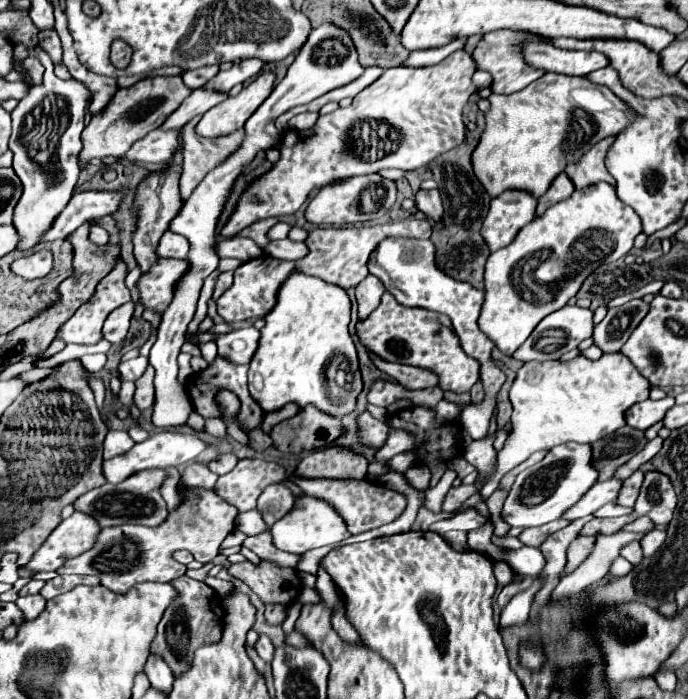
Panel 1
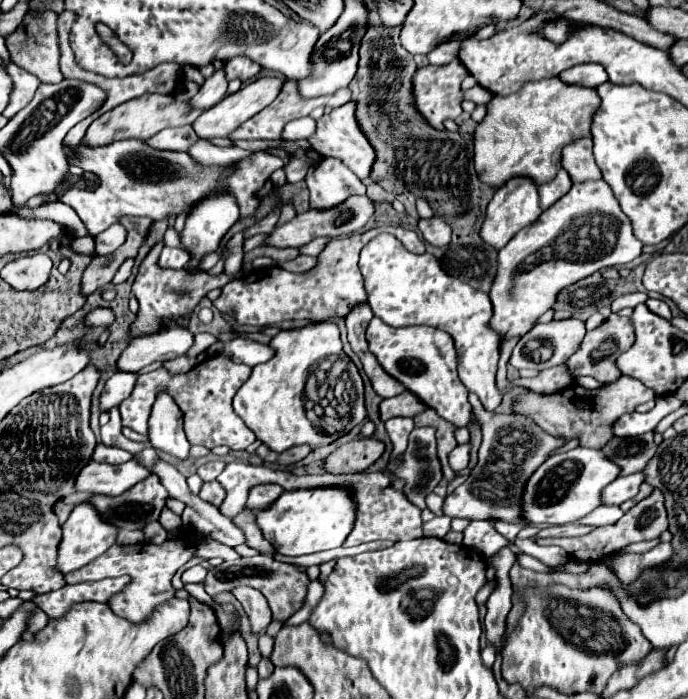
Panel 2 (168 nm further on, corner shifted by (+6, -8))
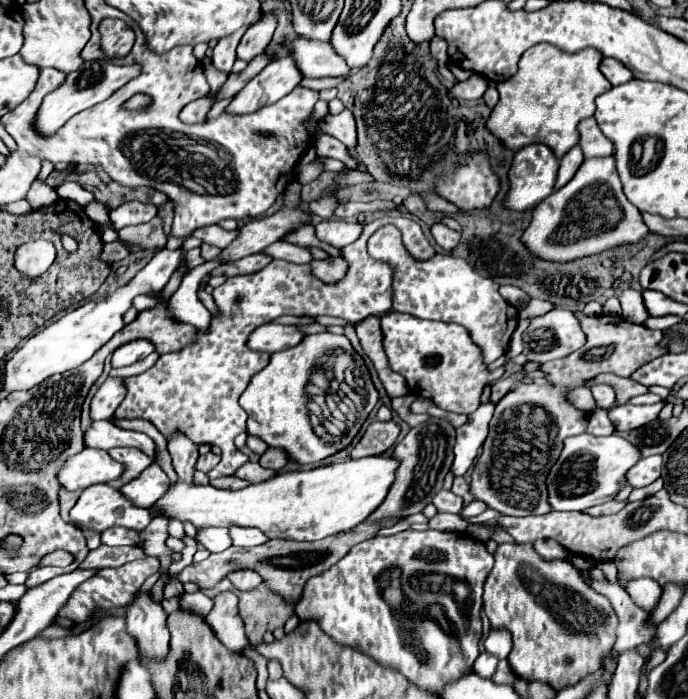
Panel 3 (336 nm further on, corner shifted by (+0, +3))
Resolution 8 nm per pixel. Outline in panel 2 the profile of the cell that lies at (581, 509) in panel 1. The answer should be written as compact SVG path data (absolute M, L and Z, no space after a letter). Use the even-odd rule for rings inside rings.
M633 473L629 477L617 477L609 487L605 487L601 501L603 505L621 505L627 499L633 499L643 483L643 473Z

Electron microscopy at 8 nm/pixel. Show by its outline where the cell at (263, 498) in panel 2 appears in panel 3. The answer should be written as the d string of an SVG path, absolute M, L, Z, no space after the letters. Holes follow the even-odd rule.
M247 462L247 464L243 464L237 472L235 472L235 476L237 478L245 478L245 480L249 480L249 482L263 482L263 480L269 480L271 476L275 476L275 472L271 472L271 470L267 470L267 468L261 468L257 462Z

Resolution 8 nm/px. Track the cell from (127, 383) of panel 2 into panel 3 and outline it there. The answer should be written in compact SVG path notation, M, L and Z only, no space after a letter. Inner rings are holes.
M107 378L91 400L91 420L109 420L125 398L125 386L119 378Z

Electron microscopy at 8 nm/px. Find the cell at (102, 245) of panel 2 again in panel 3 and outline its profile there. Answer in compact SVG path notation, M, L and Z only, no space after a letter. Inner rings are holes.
M129 200L129 202L123 202L121 206L117 206L115 210L111 210L109 216L113 220L115 230L119 230L119 228L125 228L125 226L131 226L131 224L149 222L151 218L157 216L157 206L149 204L149 202L145 204L145 202L139 202L139 200Z

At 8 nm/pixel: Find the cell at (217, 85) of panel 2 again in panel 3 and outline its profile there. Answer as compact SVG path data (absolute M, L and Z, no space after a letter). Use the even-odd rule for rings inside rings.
M239 28L231 36L225 36L225 38L221 38L217 42L217 46L213 48L213 64L215 64L215 68L219 68L223 72L231 72L233 62L235 62L235 48L237 48L243 32L245 32L245 28Z

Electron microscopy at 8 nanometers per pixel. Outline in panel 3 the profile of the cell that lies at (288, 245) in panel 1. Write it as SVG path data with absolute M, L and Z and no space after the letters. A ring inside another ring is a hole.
M343 258L313 260L311 268L313 268L313 274L319 280L323 280L327 284L333 284L333 282L339 282L343 278L343 274L347 274L347 260L343 260Z

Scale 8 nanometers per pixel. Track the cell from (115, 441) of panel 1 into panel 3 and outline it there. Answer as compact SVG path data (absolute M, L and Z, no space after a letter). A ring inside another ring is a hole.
M111 448L109 450L109 456L115 462L123 464L123 468L125 468L125 472L123 472L123 476L119 480L114 480L109 483L113 488L121 488L123 484L127 484L133 478L137 478L147 466L153 464L153 460L147 454L139 452L139 448Z

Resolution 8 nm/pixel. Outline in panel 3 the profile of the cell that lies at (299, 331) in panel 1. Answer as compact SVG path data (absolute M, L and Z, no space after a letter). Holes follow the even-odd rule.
M331 332L305 336L305 340L301 344L297 344L295 348L271 354L271 362L251 378L247 390L239 398L241 408L249 416L247 434L261 438L269 448L285 450L289 460L293 460L297 464L319 462L319 460L323 460L327 456L333 456L333 454L337 454L337 452L346 448L358 434L362 424L378 401L379 393L371 380L363 359L355 352L351 342L347 340L347 336L337 336L337 334L331 334ZM337 348L352 355L356 361L356 366L362 372L361 377L365 382L366 402L361 412L362 416L354 422L349 429L349 433L345 434L340 442L325 443L321 442L319 436L315 436L315 432L313 432L313 428L309 424L310 412L307 407L305 386L309 383L311 368L315 366L315 360L319 360L319 356L325 356L329 350L336 350Z

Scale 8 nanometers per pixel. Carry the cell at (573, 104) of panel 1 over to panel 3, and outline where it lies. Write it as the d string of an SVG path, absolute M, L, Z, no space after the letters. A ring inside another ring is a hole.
M553 44L529 48L521 56L517 74L497 84L501 100L493 108L487 128L515 152L527 144L541 142L561 158L579 142L577 124L595 114L595 98L611 90L609 80L599 70L601 60L603 56L595 48L583 48L573 54Z

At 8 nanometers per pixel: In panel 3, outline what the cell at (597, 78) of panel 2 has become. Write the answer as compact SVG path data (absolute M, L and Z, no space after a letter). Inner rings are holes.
M603 58L603 62L601 62L601 72L603 72L603 76L605 76L613 86L619 86L619 84L623 84L623 82L627 82L627 80L633 78L631 70L627 70L623 64L619 64L619 60L607 60L607 58Z

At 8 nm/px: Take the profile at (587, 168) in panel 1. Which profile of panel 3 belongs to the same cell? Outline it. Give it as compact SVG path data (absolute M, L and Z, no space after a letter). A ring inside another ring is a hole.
M585 118L579 124L579 132L581 132L579 146L583 148L585 158L611 156L613 154L613 144L611 144L611 140L607 140L607 136L603 136L603 132L599 132L595 118Z

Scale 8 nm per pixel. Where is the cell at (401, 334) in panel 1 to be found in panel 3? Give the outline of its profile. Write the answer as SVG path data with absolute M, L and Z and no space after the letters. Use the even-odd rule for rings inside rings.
M389 312L381 318L383 346L391 368L405 376L409 392L435 402L439 408L457 414L471 414L479 406L479 398L487 384L505 374L505 366L491 372L483 364L479 346L473 344L467 328L459 324L421 320L411 314Z

